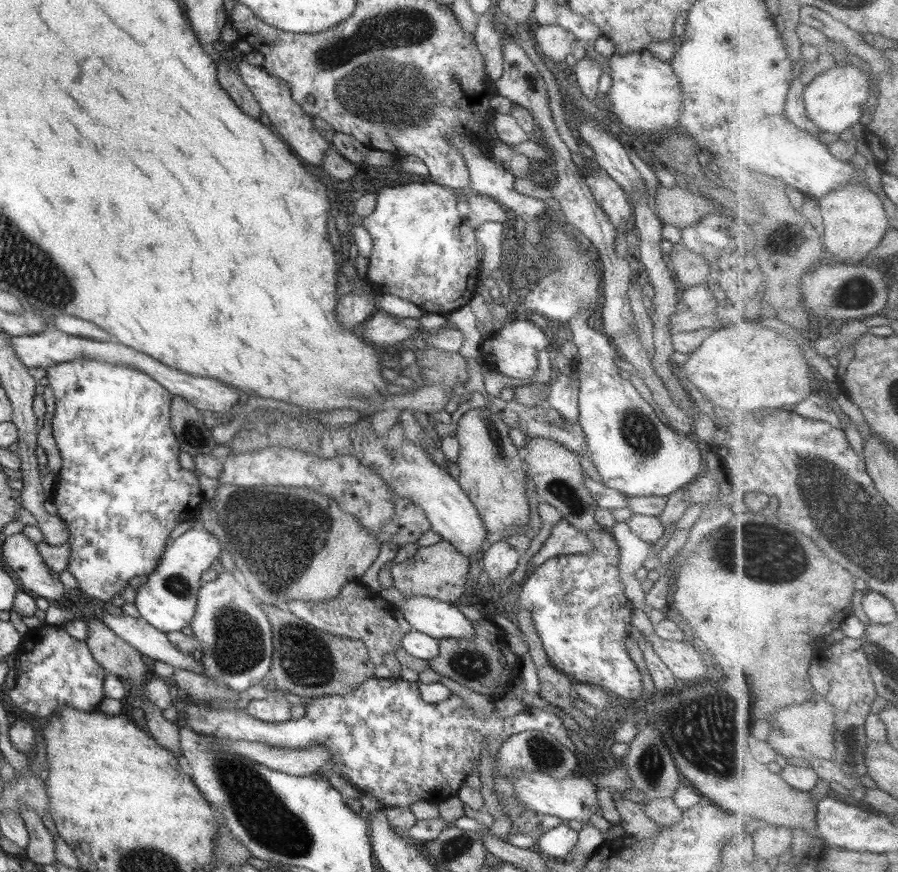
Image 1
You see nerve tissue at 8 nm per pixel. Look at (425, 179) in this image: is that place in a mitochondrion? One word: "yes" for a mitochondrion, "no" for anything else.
no

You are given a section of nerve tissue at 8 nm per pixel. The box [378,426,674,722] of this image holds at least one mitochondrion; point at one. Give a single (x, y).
(473, 667)

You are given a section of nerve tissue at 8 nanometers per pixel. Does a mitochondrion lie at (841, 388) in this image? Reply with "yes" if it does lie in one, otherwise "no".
no

